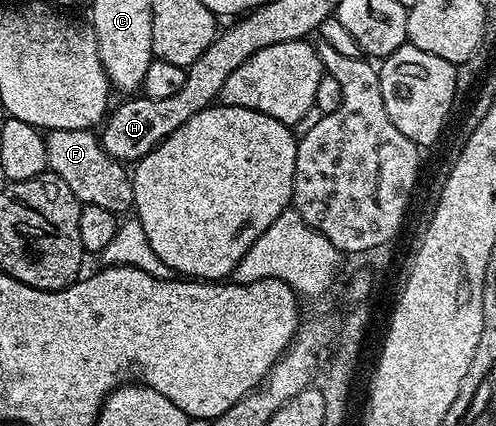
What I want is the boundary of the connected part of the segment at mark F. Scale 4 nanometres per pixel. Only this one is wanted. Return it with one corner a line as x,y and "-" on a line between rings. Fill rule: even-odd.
49,129
44,142
48,169
66,182
66,187
74,191
81,205
102,207
117,215
124,215
127,209
129,212
133,208
134,191
129,170
109,157
104,144
92,129

